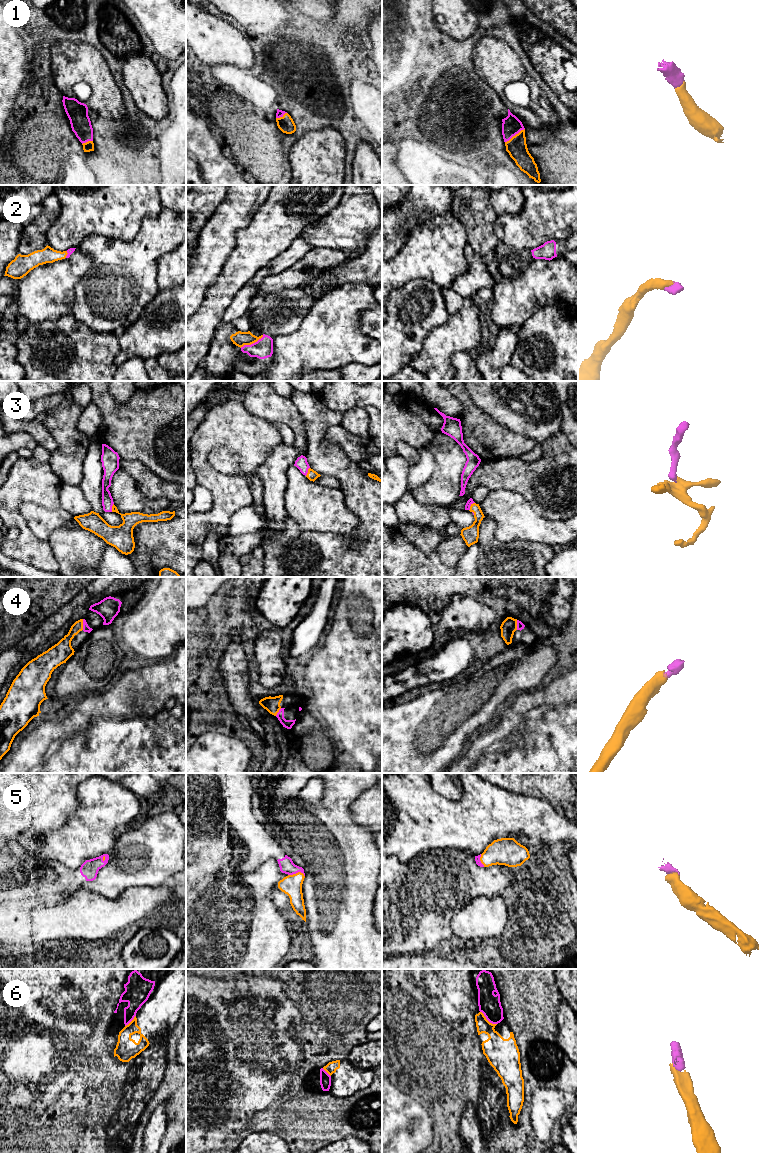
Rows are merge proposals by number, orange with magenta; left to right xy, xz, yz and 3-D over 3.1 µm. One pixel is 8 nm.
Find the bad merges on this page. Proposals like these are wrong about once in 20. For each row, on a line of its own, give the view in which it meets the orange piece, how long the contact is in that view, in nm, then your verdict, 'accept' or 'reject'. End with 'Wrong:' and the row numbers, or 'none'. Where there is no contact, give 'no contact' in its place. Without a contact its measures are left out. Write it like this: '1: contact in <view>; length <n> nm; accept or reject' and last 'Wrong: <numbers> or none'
1: contact in yz; length 200 nm; accept
2: contact in xz; length 220 nm; accept
3: contact in yz; length 80 nm; accept
4: contact in xy; length 90 nm; accept
5: contact in xz; length 140 nm; accept
6: contact in yz; length 170 nm; reject
Wrong: 6

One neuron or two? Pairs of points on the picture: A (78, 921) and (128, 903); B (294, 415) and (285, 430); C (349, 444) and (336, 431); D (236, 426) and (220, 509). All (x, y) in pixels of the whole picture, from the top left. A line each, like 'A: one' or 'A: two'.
A: one
B: two
C: one
D: one

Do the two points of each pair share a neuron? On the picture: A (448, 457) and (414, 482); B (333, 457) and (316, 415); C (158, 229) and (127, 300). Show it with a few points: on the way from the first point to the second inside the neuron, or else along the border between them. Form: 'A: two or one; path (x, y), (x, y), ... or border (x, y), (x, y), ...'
A: two; border (426, 446), (432, 455), (434, 470), (420, 486)
B: one; path (321, 450), (316, 445), (316, 427)
C: one; path (147, 247), (127, 270), (127, 282)

